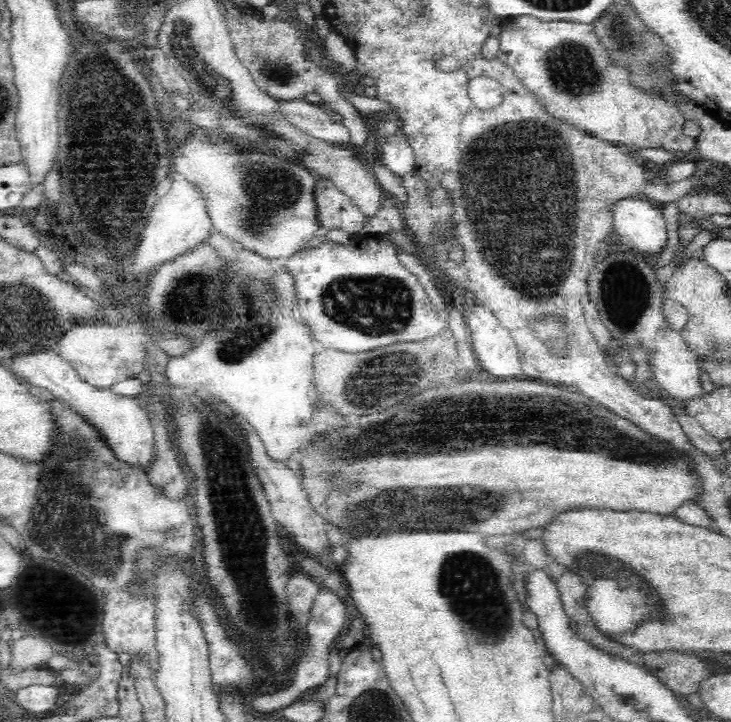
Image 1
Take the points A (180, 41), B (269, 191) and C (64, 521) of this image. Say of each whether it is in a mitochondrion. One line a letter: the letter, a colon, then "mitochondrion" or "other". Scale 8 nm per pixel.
A: mitochondrion
B: mitochondrion
C: mitochondrion

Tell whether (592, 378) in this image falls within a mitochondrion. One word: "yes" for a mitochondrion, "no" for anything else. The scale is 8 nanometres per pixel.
no

